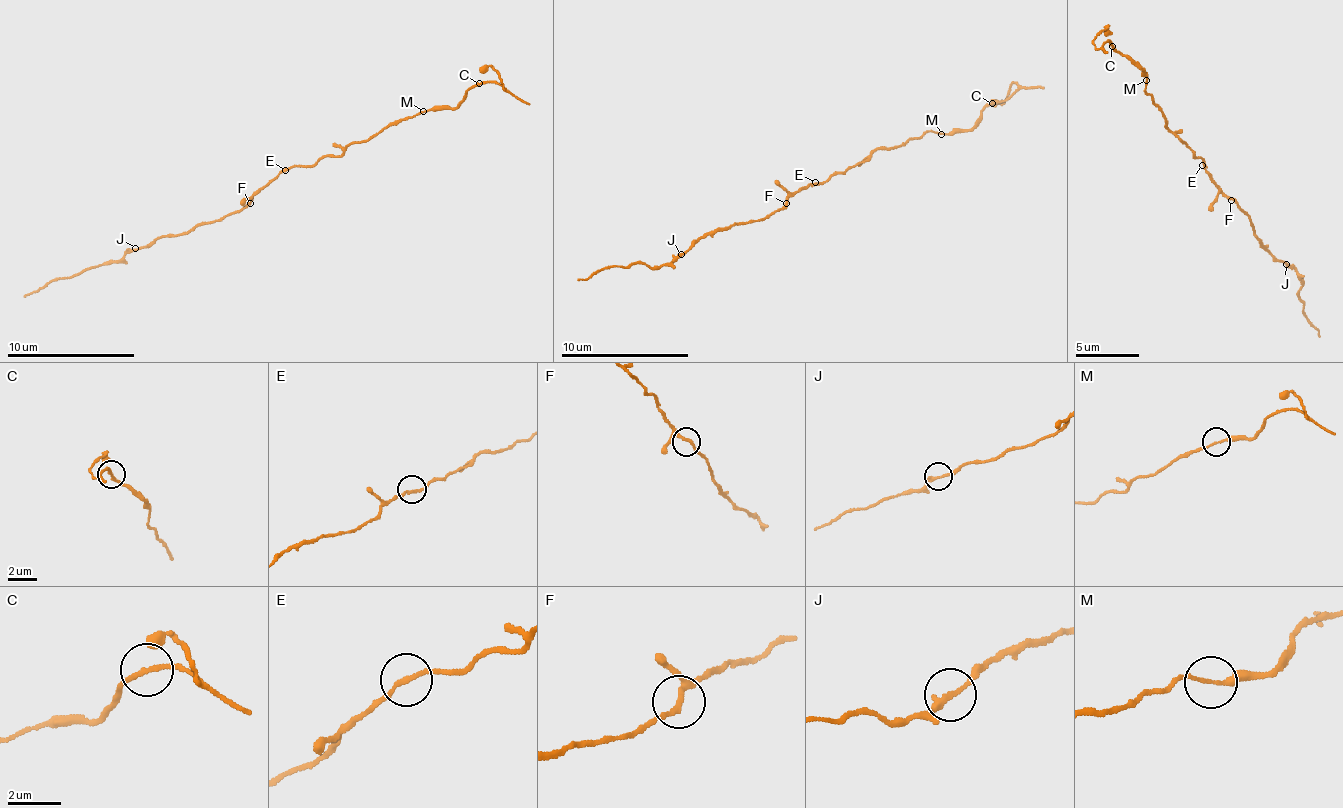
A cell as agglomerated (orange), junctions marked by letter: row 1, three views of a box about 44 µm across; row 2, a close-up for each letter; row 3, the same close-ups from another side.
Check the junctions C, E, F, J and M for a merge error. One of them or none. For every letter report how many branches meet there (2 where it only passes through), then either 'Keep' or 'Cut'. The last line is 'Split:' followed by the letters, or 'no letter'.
C: Branches: 2. Keep
E: Branches: 2. Keep
F: Branches: 2. Keep
J: Branches: 2. Keep
M: Branches: 2. Keep
Split: no letter

